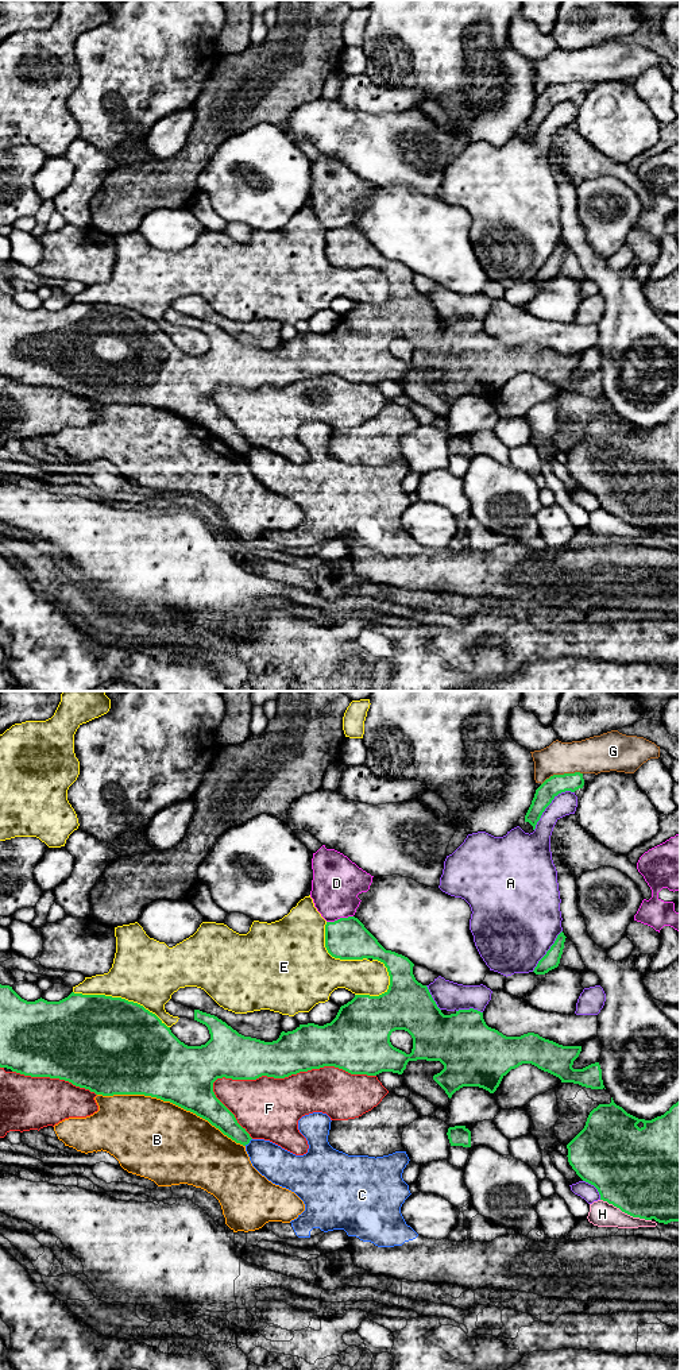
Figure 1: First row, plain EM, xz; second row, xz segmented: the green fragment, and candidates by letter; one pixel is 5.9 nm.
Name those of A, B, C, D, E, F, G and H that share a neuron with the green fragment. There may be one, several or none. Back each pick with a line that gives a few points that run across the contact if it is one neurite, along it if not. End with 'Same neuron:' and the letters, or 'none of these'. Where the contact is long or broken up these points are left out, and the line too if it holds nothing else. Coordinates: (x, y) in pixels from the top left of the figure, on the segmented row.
Same neuron: none of these

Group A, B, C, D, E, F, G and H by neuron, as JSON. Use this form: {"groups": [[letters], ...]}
{"groups": [["A"], ["B"], ["C"], ["D"], ["E"], ["F"], ["G"], ["H"]]}

